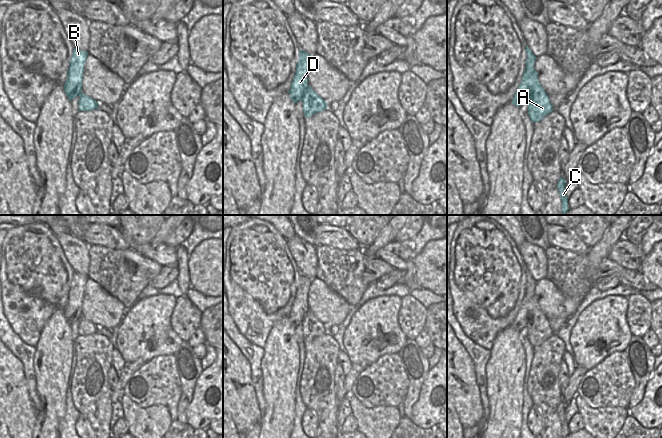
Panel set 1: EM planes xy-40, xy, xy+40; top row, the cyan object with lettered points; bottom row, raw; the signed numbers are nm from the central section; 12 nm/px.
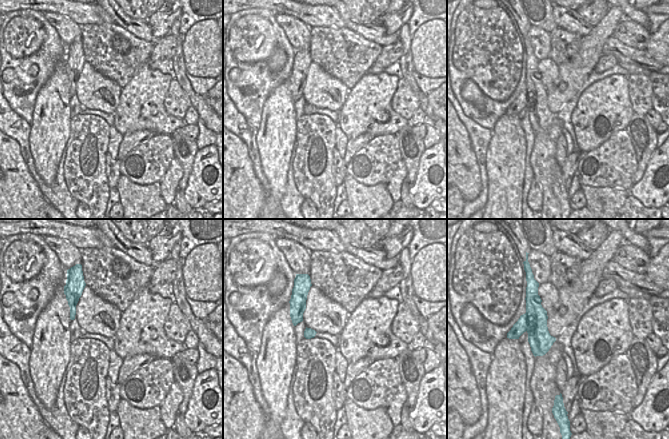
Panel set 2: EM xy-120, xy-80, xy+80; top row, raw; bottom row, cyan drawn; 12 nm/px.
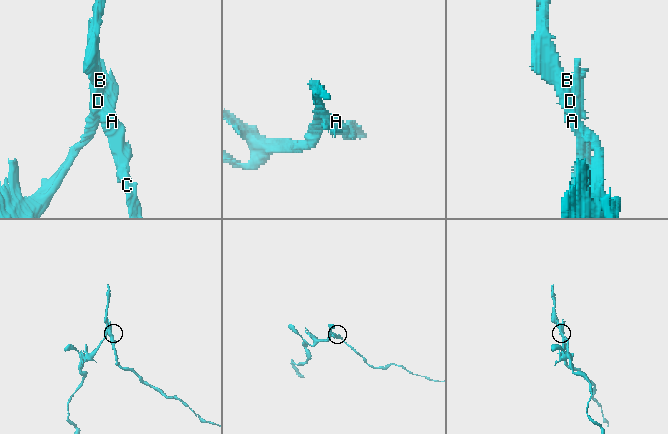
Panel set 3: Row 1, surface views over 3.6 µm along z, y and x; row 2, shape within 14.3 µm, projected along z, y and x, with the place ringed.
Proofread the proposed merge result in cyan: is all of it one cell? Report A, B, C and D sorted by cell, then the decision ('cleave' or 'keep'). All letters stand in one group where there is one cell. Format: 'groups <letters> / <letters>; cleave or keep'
groups A C / B D; cleave

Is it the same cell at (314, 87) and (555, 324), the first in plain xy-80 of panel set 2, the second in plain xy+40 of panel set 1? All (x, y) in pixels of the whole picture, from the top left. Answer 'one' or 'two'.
two

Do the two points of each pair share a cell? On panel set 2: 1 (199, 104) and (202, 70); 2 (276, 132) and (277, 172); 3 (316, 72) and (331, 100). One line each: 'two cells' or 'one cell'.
1: two cells
2: one cell
3: one cell

